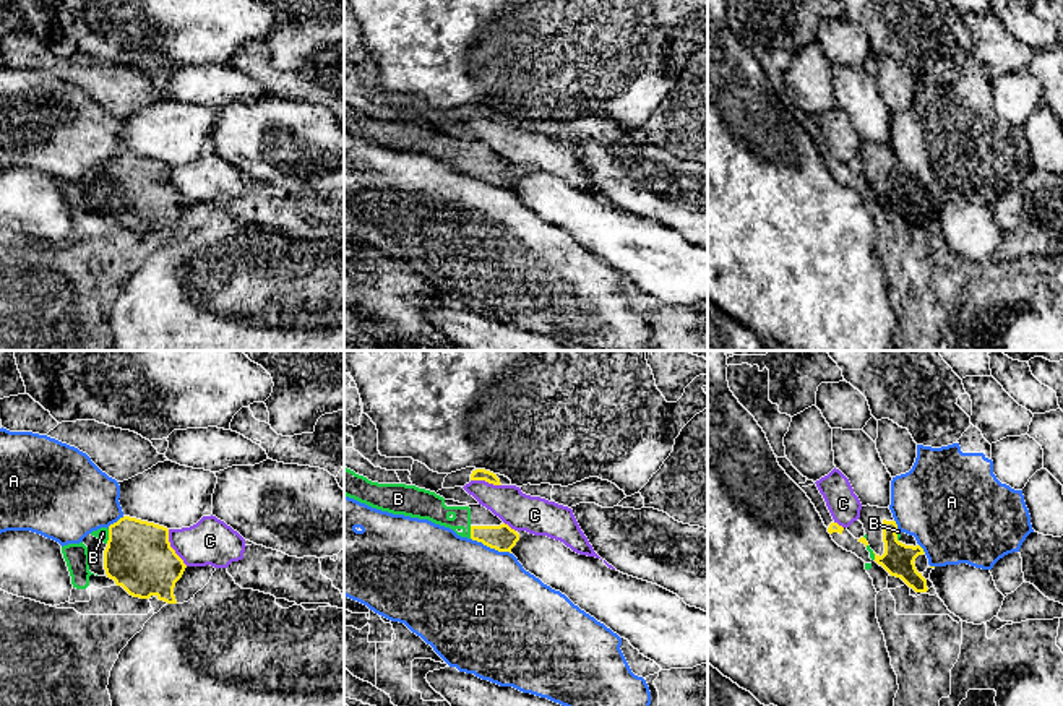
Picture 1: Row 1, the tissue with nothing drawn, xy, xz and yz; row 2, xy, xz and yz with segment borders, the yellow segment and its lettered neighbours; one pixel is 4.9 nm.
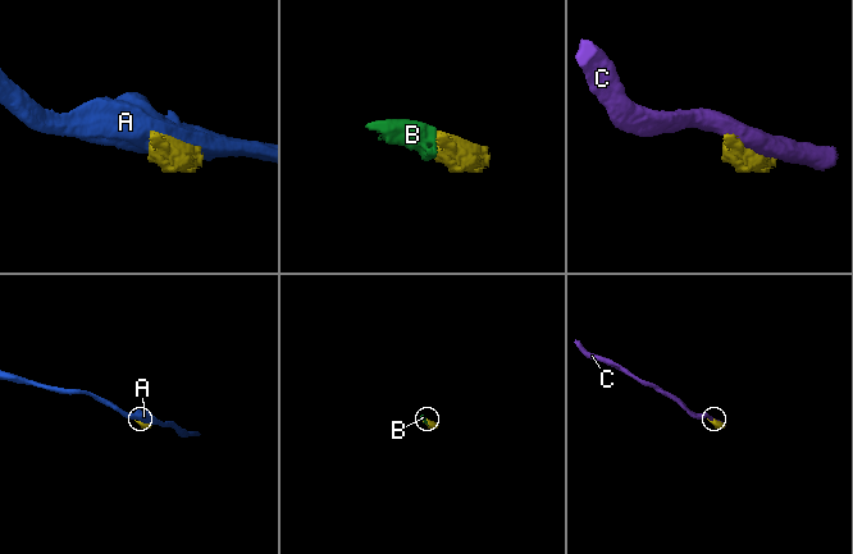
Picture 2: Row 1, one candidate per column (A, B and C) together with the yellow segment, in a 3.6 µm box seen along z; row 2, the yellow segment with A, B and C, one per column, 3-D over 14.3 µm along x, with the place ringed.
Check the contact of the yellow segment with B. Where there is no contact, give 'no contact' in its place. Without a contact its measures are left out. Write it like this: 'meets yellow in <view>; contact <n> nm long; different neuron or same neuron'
meets yellow in xy; contact 70 nm long; same neuron

